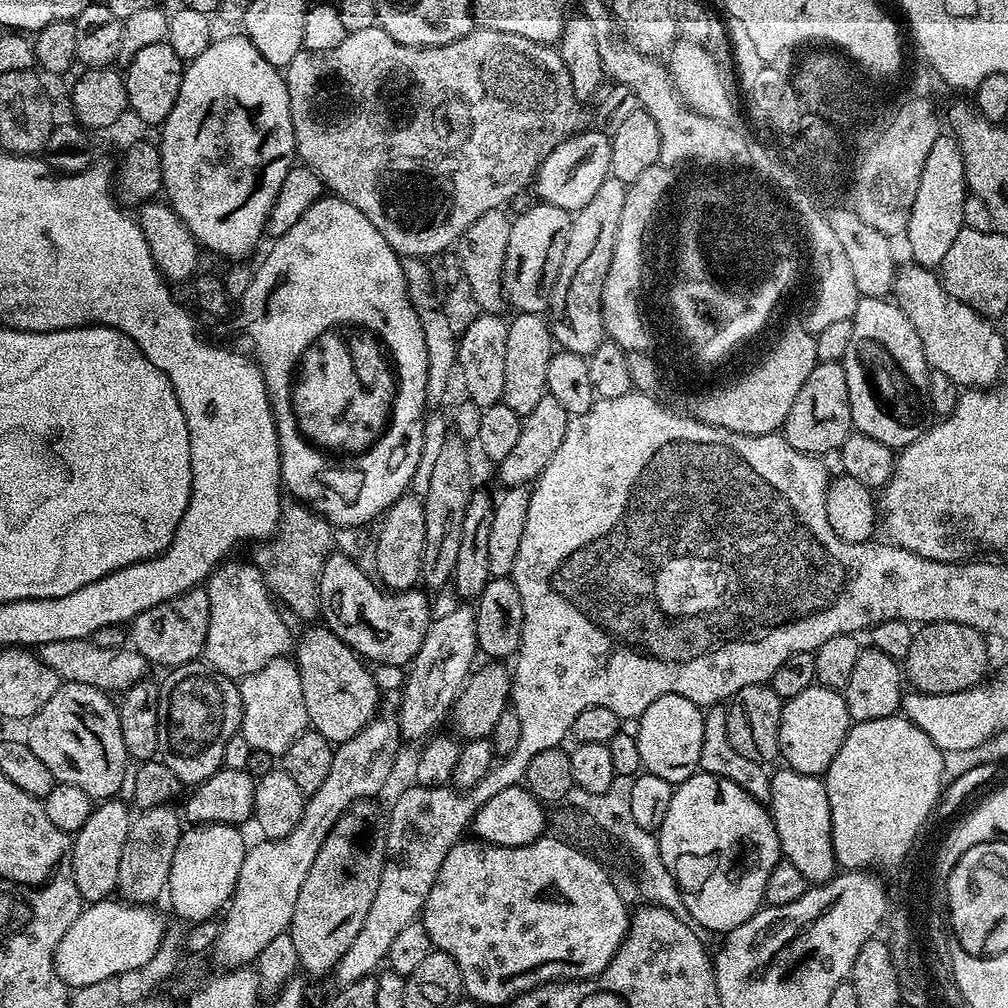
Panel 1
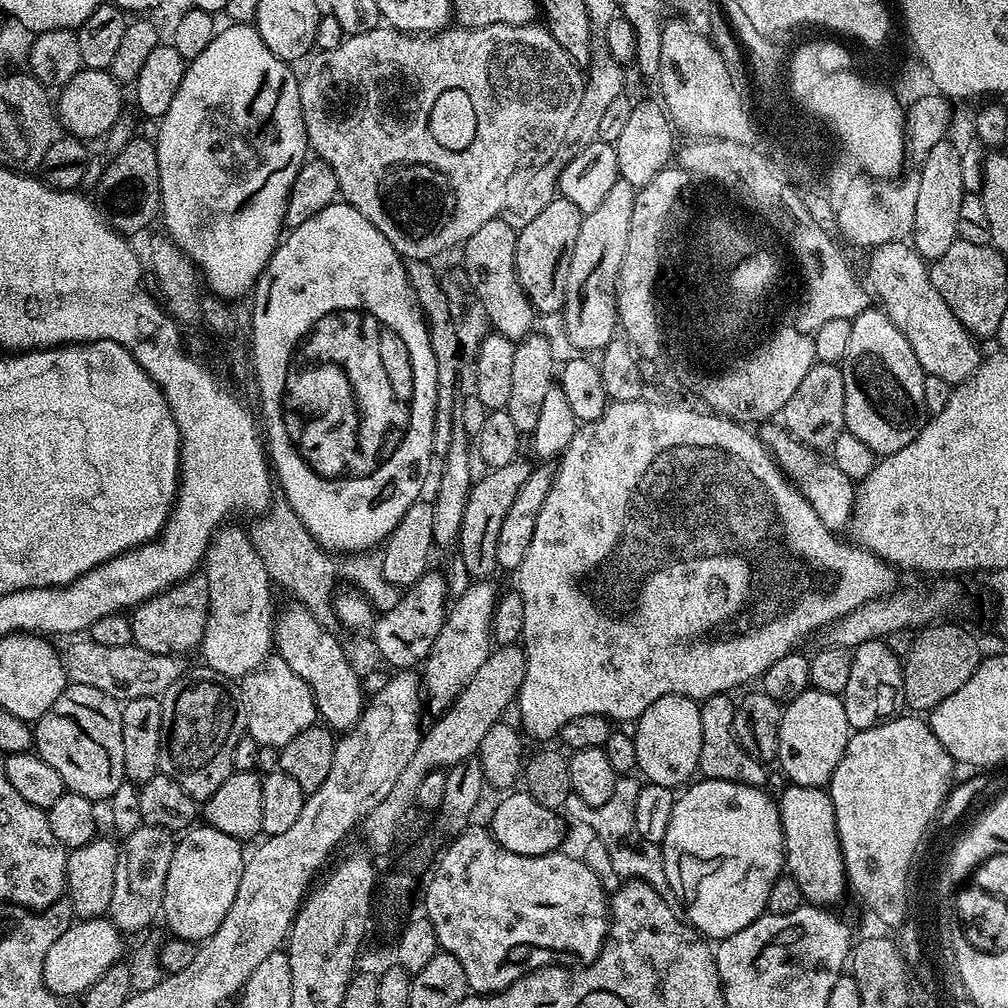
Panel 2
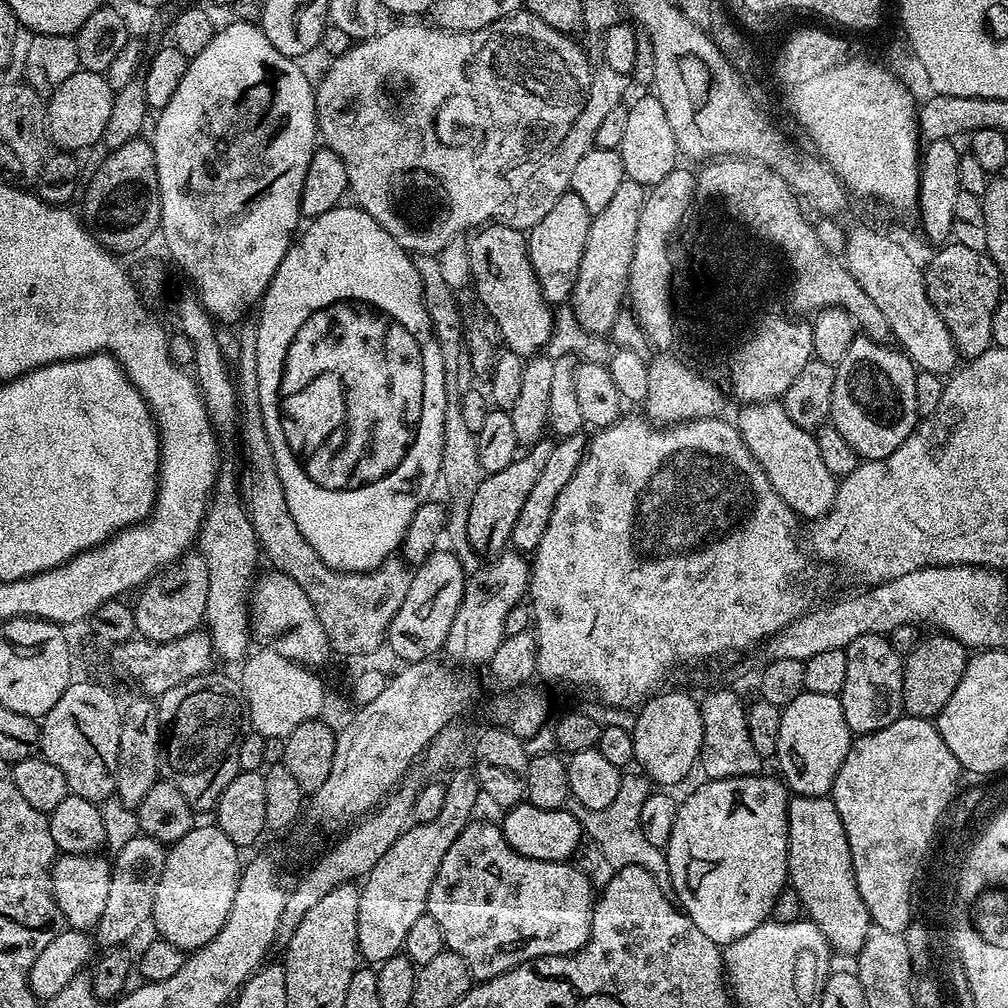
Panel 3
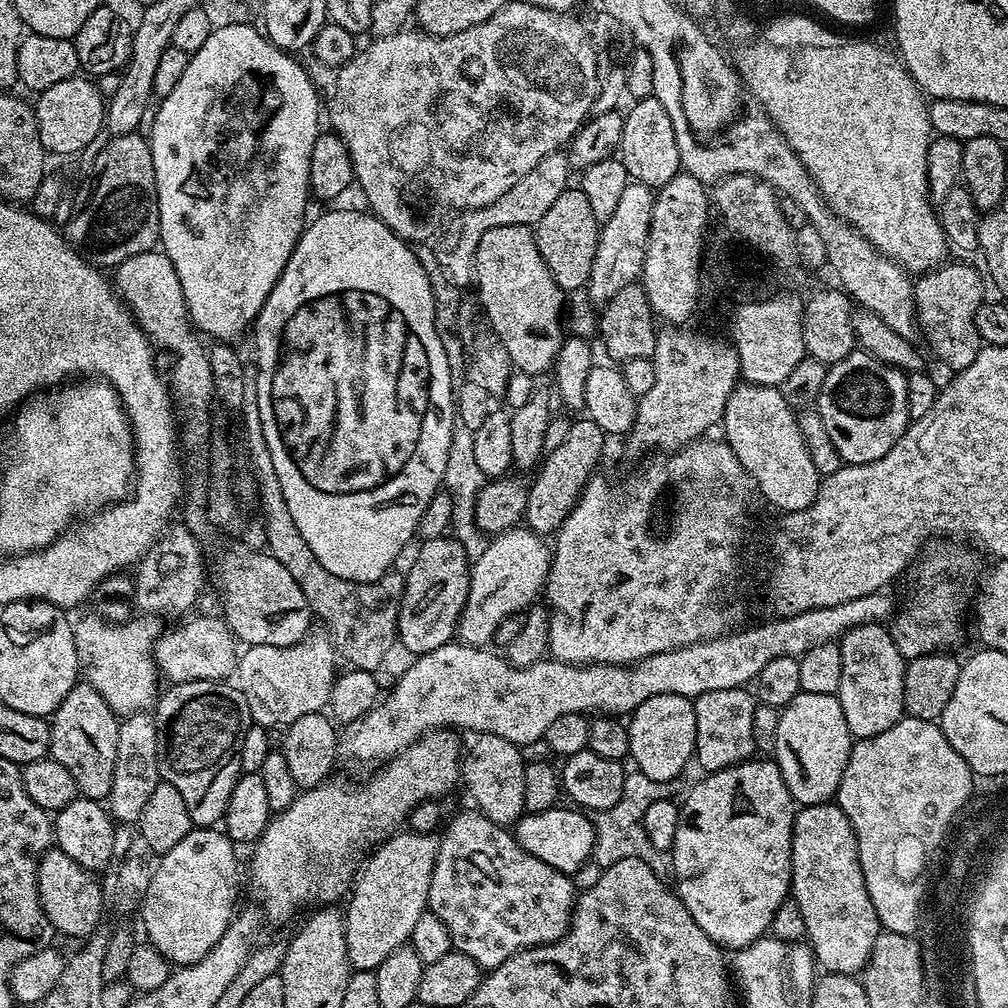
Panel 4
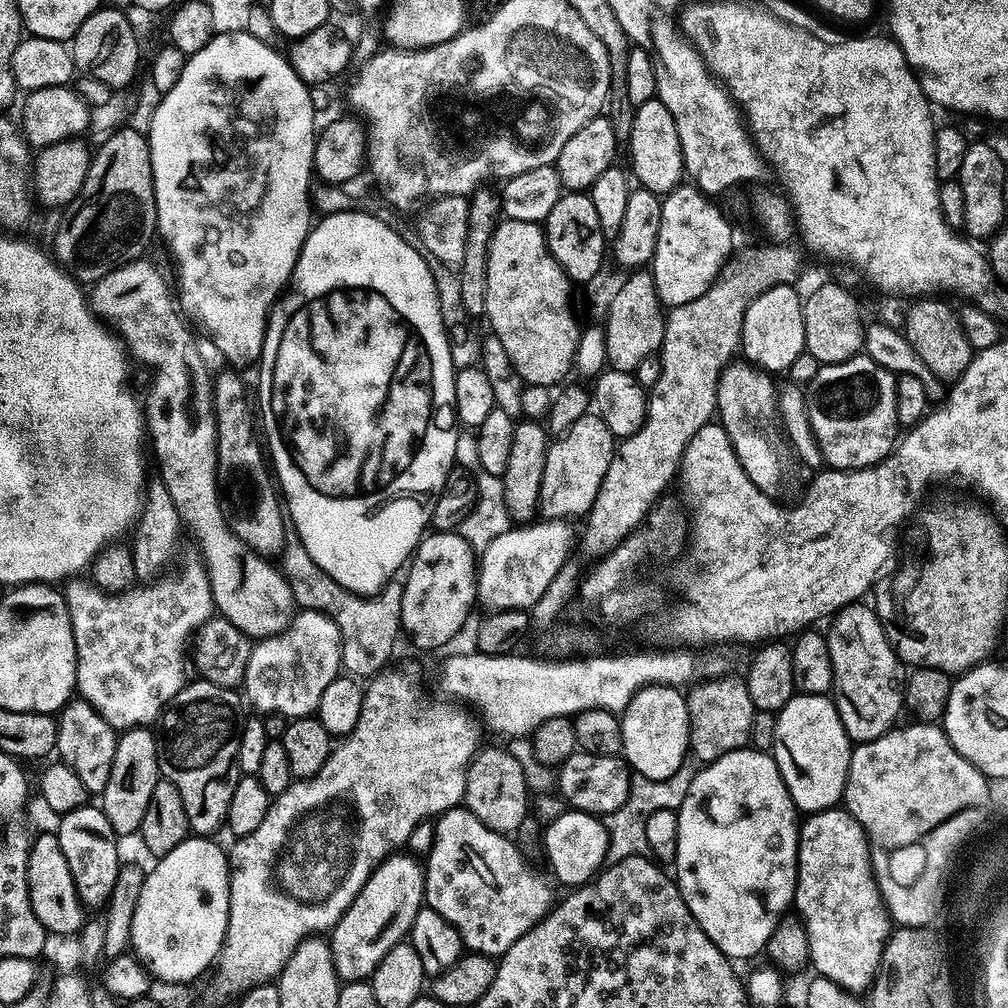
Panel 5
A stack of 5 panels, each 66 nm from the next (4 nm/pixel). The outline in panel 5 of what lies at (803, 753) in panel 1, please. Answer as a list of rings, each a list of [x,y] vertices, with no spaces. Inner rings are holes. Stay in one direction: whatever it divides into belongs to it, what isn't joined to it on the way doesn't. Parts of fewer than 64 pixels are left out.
[[[797,694],[790,698],[790,702],[786,702],[786,706],[780,708],[776,713],[774,746],[771,753],[782,774],[782,782],[786,782],[786,790],[790,790],[790,798],[794,798],[797,813],[821,812],[827,808],[835,808],[843,801],[853,747],[853,741],[848,739],[846,730],[842,726],[842,718],[836,709],[836,702],[827,695]]]

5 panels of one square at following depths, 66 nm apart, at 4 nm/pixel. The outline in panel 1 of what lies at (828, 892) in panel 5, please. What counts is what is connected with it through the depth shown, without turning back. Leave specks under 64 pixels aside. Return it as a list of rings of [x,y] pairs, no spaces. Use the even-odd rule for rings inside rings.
[[[787,766],[777,767],[775,771],[771,773],[770,811],[778,830],[781,857],[798,866],[808,881],[819,886],[838,872],[832,845],[830,798],[826,794],[826,786],[821,777],[798,774]]]

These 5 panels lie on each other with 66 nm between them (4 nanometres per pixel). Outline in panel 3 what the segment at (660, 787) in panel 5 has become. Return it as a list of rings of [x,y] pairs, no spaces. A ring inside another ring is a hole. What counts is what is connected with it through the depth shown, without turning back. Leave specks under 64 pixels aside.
[[[632,771],[621,775],[618,794],[614,802],[610,802],[610,806],[606,806],[603,810],[577,807],[575,814],[580,819],[581,829],[586,833],[587,839],[589,836],[596,843],[597,850],[604,855],[606,863],[612,864],[613,869],[642,866],[642,870],[650,870],[650,874],[654,874],[658,890],[662,890],[662,894],[672,896],[672,879],[665,849],[650,846],[650,842],[646,842],[646,834],[642,834],[642,805],[654,790],[654,785],[647,776],[639,771]]]

